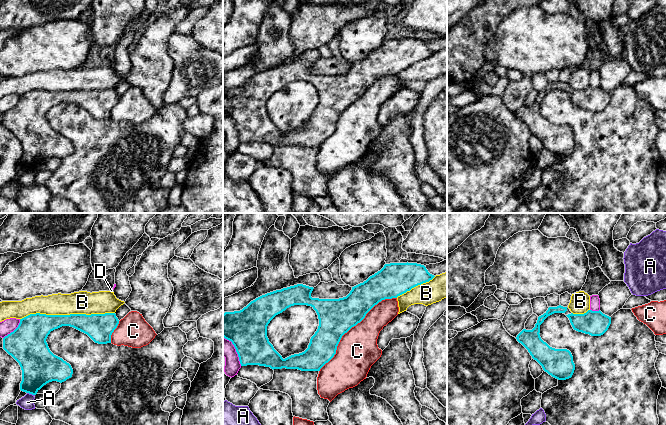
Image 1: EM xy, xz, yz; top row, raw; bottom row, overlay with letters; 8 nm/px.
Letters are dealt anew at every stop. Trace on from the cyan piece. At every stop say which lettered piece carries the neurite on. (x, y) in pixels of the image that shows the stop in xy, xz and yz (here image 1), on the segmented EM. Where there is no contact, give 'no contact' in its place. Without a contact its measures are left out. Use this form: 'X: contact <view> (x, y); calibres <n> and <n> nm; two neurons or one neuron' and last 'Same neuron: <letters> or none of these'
A: contact xy (31, 393); calibres 300 and 110 nm; two neurons
B: contact xy (67, 315); calibres 220 and 190 nm; two neurons
C: contact xz (352, 326); calibres 280 and 320 nm; two neurons
D: contact yz (595, 311); calibres 200 and 80 nm; two neurons
Same neuron: none of these

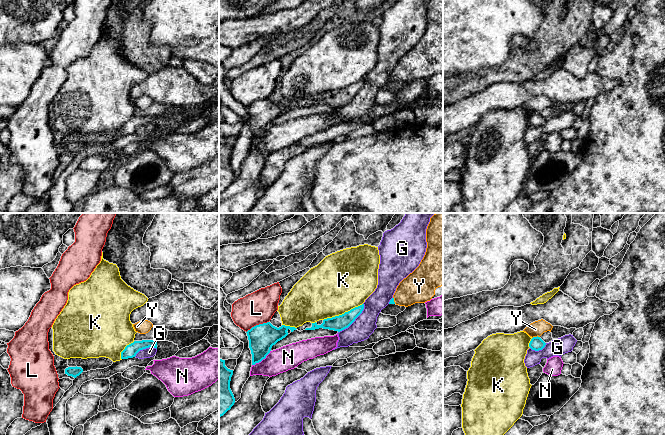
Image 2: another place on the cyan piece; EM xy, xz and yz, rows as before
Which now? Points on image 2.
G: contact xz (354, 320); calibres 130 and 180 nm; two neurons
K: contact xz (342, 314); calibres 130 and 460 nm; two neurons
L: contact xz (257, 325); calibres 220 and 260 nm; two neurons
N: contact xz (262, 359); calibres 220 and 200 nm; two neurons
Y: contact yz (535, 337); calibres 110 and 120 nm; two neurons
Same neuron: none of these

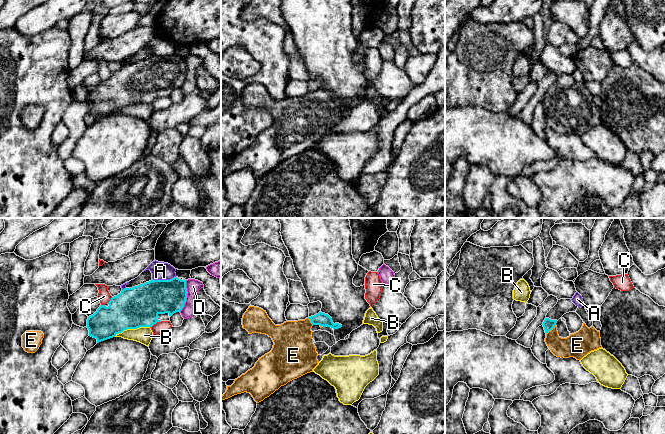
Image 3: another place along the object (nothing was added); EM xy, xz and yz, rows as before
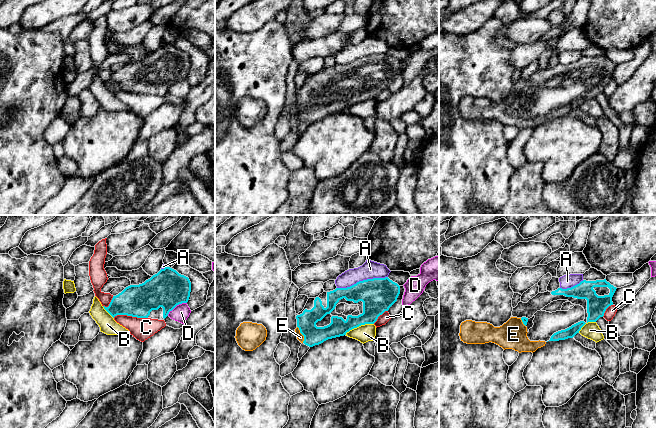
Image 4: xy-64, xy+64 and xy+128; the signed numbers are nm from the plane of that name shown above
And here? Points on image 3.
A: contact xy (164, 280); calibres 300 and 140 nm; two neurons
B: contact xy (131, 328); calibres 320 and 140 nm; two neurons
C: contact xy (155, 323); calibres 320 and 100 nm; two neurons
D: contact xy (186, 296); calibres 280 and 110 nm; two neurons
E: contact yz (551, 329); calibres 90 and 200 nm; one neuron
Same neuron: E

